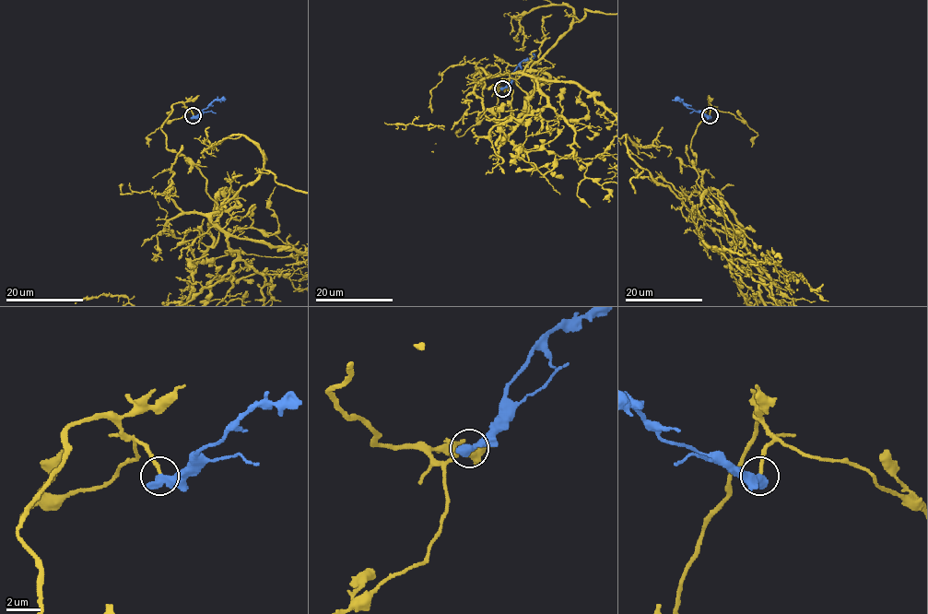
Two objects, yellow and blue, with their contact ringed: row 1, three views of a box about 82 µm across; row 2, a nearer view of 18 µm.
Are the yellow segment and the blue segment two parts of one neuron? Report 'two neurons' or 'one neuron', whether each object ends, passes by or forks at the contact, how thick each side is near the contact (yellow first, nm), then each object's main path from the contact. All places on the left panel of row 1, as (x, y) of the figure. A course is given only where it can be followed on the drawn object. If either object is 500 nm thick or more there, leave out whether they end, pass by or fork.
one neuron; 200 nm thick on the yellow side, 550 nm on the other; yellow runs (193, 115), (161, 130), (213, 247), (263, 170); blue runs (193, 116), (216, 100), (221, 100)

